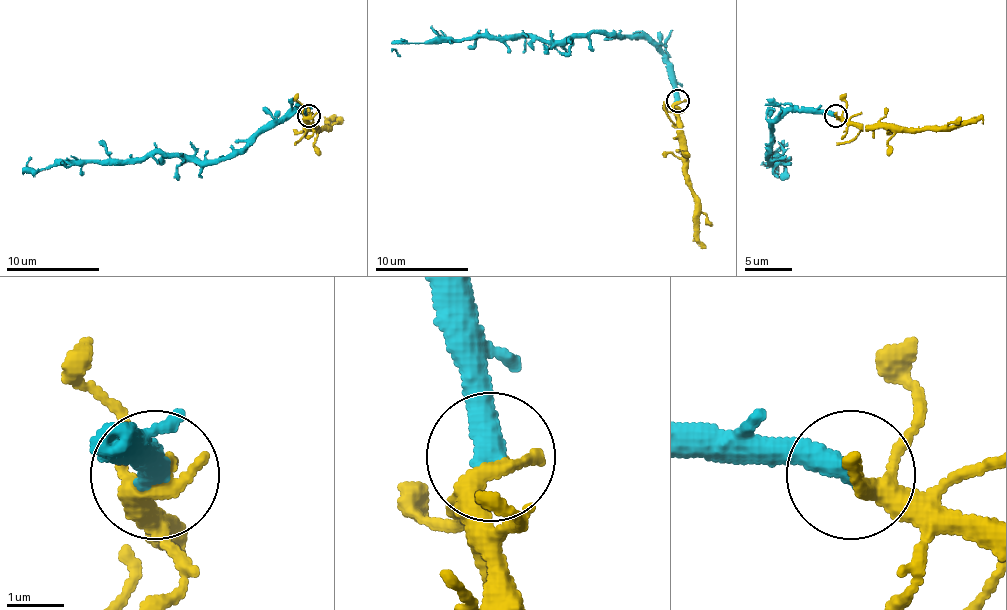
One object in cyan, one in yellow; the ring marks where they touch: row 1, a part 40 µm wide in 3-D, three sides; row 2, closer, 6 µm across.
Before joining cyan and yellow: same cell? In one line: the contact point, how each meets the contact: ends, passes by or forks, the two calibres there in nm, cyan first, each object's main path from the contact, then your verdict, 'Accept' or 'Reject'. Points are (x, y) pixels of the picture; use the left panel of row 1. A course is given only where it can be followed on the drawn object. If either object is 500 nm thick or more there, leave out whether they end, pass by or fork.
Place: (308, 115). At the ring cyan ends. At the ring yellow passes by. Thickness 440 nm (cyan) against 320 nm. Course of cyan: (309, 116), (290, 111), (225, 158), (145, 153), (26, 170), (30, 156). Course of yellow: (309, 116), (309, 125), (314, 128), (325, 128), (337, 121). Accept

